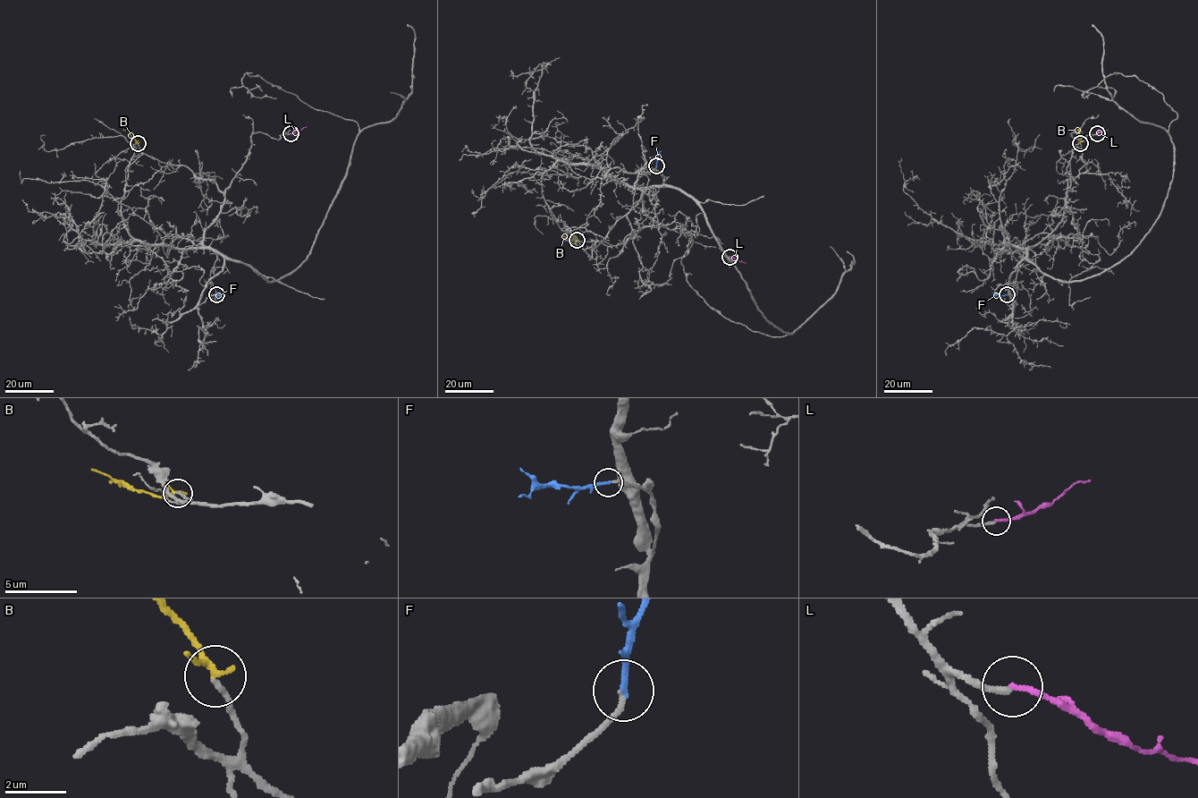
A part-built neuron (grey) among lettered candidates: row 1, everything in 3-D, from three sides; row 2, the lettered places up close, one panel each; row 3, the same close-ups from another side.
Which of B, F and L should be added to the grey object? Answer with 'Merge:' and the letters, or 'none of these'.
Merge: B, F

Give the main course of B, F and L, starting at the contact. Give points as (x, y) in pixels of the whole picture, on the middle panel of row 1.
B: (577, 240), (562, 236)
F: (656, 165), (661, 150)
L: (729, 257), (746, 263)

